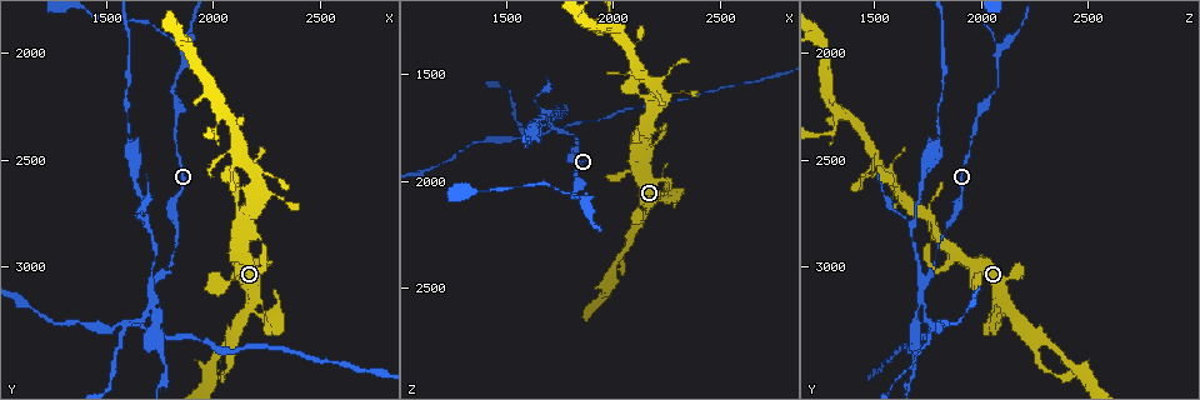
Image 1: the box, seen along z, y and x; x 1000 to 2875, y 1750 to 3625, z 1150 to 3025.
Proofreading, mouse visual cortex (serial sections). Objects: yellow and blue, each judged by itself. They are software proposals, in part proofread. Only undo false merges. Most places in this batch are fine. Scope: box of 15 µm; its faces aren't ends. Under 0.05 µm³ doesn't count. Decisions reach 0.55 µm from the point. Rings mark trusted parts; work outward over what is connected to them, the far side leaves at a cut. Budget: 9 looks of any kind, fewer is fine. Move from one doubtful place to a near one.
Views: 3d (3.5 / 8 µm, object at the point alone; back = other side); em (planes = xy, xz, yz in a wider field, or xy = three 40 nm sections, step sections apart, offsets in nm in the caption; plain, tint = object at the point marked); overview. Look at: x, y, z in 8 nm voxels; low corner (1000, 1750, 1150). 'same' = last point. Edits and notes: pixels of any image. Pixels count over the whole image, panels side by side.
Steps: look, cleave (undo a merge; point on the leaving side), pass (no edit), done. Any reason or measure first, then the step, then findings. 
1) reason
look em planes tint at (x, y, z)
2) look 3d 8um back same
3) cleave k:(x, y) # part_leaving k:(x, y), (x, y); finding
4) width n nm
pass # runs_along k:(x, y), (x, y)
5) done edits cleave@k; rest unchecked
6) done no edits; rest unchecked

branch point
look 3d 3.5um at (1880, 2000, 2070)

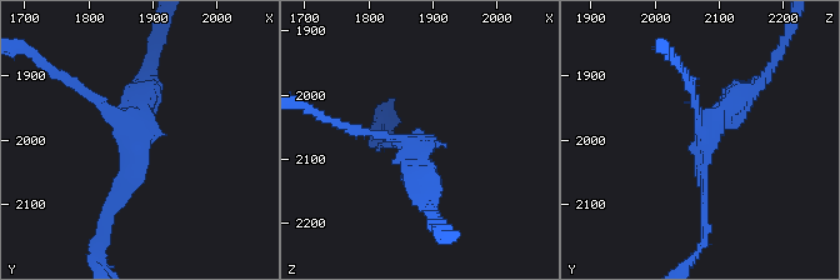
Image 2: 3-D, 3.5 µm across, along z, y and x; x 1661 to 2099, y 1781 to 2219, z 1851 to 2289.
arms 3; arm_widths 150, 150, 350 nm
look em xy step 3 tint at (1870, 1985, 2080)

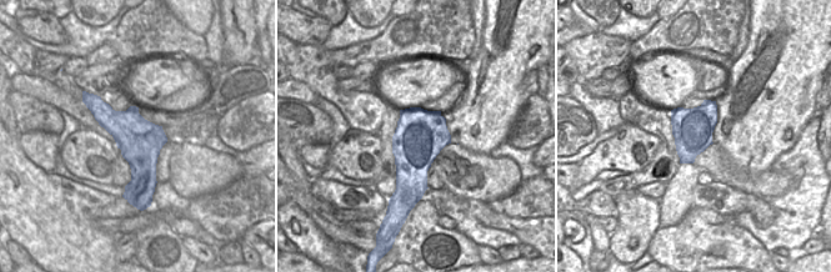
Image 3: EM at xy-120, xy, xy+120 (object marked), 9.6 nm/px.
pass # runs_along 2:(111, 208), (131, 131), (66, 81); all the same cell

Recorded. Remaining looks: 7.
sharp bend
look 3d 3.5um at (2020, 2380, 1300)

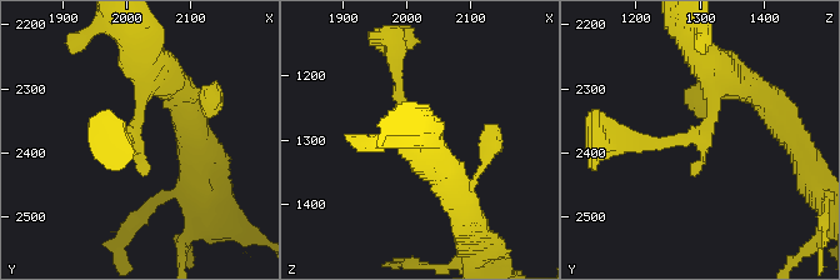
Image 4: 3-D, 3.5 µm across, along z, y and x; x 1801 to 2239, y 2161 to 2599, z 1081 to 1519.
look em xy step 5 tint at (2005, 2375, 1300)

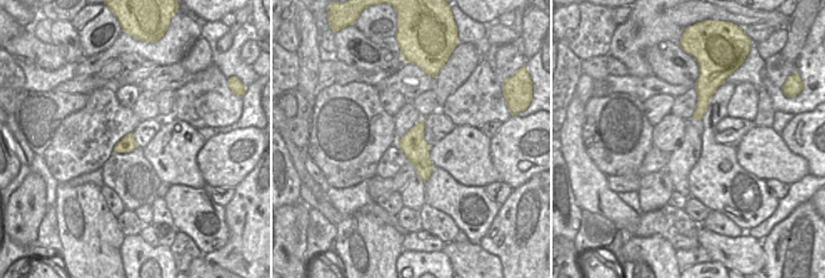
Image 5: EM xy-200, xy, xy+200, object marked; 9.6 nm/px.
cut it another way
look em xy step 3 tint same

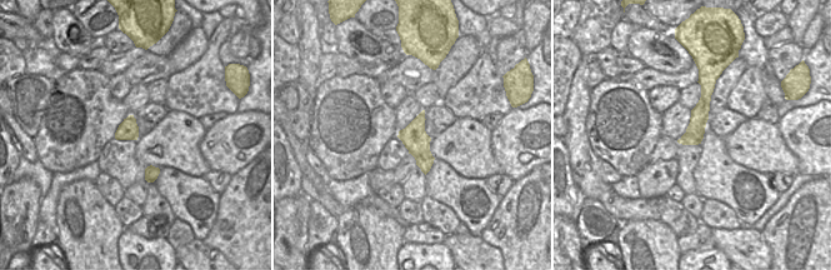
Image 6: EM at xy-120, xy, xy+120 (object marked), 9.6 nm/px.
pass # runs_along 4:(726, 76), (701, 138), (621, 141); all the same cell

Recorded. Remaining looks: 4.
three-way junction
look 3d 8um at (1710, 3050, 1750)

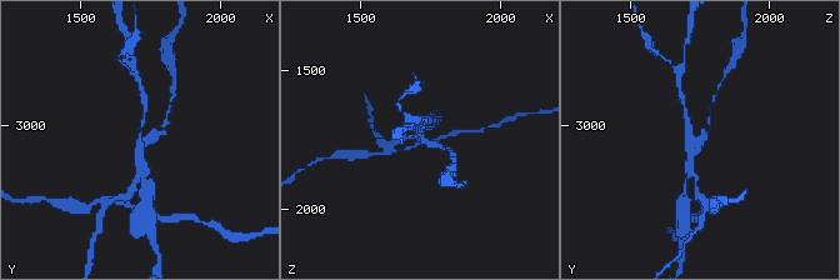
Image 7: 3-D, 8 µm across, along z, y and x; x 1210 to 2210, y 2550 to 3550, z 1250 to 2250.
zoom in
look 3d 3.5um at (1720, 3070, 1750)

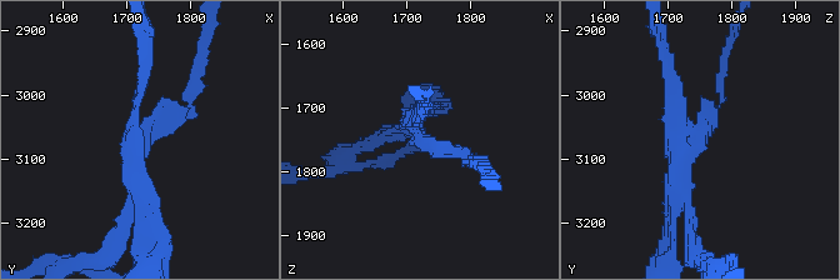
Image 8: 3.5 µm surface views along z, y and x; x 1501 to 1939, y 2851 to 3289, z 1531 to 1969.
arms 3; arm_widths 100, 150, 200 nm; need the tissue
look em xy step 5 tint at (1725, 3060, 1750)

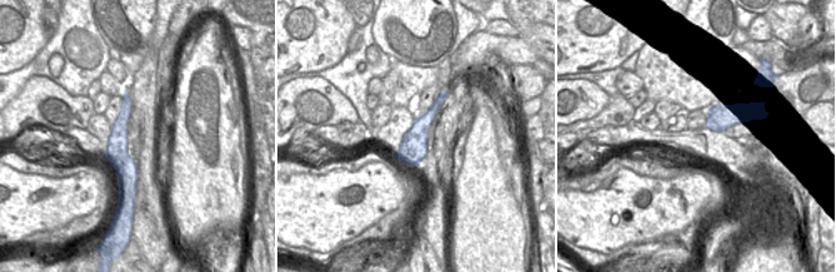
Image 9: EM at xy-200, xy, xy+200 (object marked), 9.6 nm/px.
cleave 8:(663, 246) # two cells meet here

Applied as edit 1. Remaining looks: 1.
done edits cleave@8; rest unchecked

